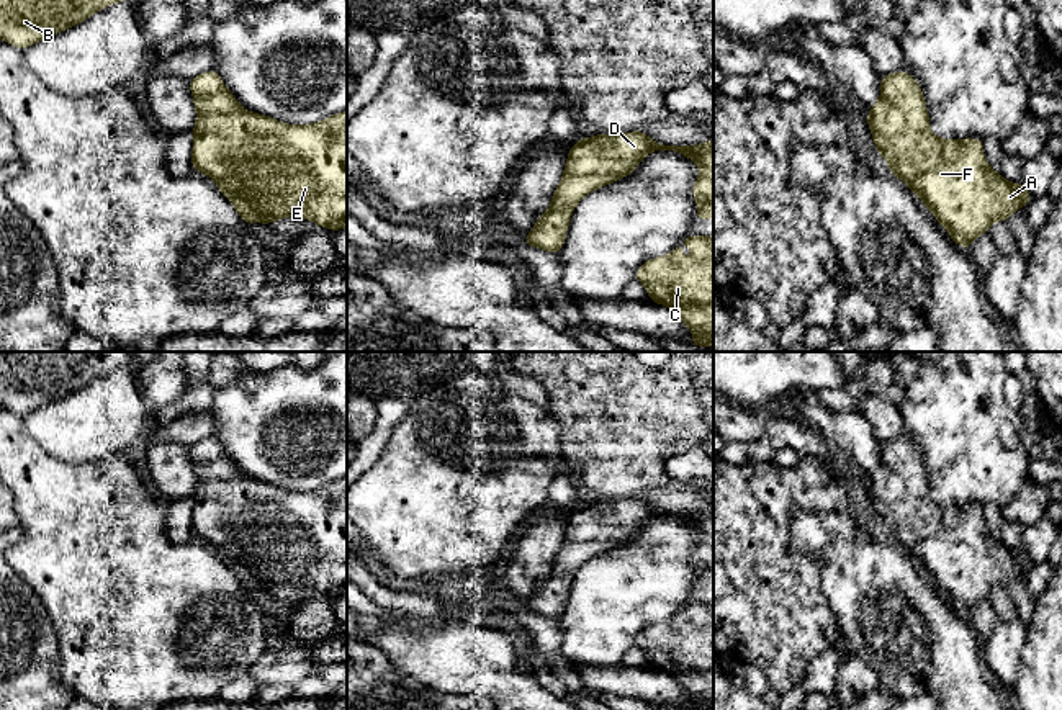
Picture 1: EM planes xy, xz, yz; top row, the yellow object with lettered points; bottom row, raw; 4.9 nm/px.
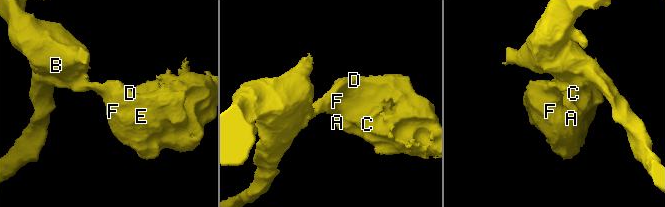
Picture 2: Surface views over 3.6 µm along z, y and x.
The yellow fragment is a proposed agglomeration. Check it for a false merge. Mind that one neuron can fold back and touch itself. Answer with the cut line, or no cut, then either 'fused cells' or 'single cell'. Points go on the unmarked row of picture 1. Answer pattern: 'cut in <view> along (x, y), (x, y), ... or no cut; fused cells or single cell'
no cut; single cell

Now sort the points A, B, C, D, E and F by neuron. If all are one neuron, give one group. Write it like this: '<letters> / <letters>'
A B C D E F

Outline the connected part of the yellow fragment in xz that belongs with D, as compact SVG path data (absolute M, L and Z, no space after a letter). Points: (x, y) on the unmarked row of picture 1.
M643 497L596 501L569 514L550 574L538 584L524 609L558 620L565 612L578 569L587 559L633 541L640 527L653 517L674 517L697 530L699 545L692 551L692 564L697 568L695 586L713 586L713 506L695 512L664 512Z

